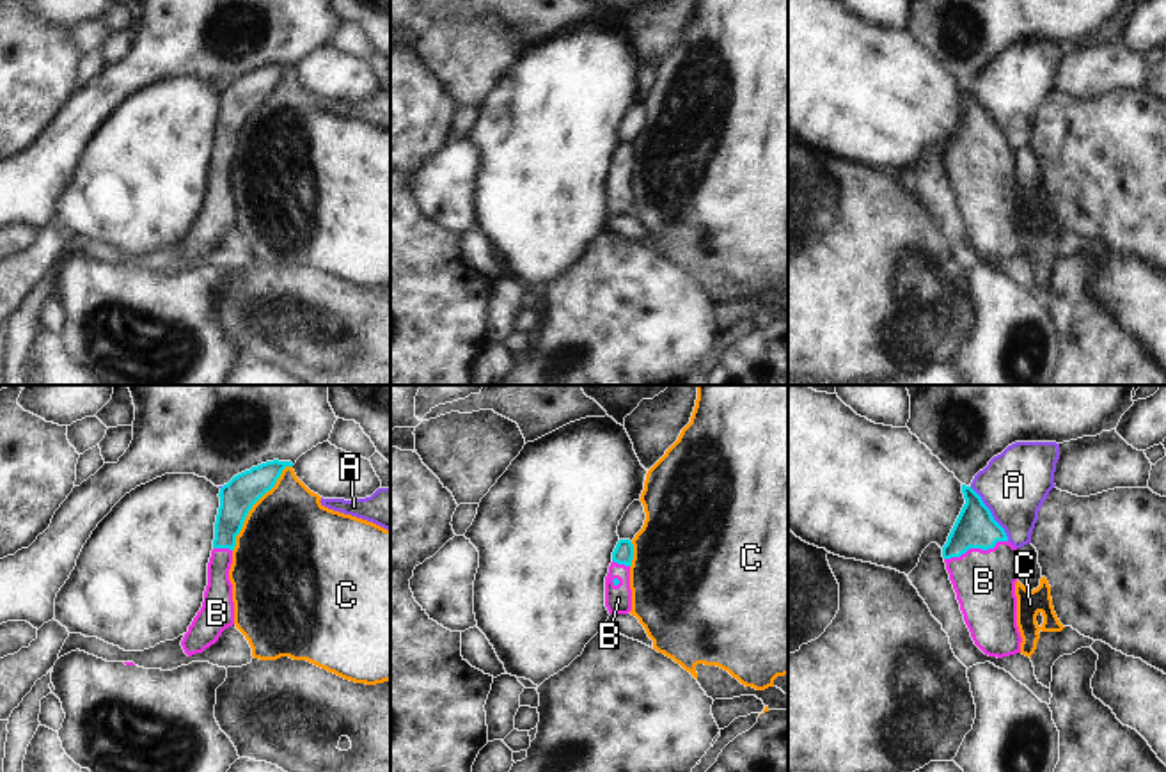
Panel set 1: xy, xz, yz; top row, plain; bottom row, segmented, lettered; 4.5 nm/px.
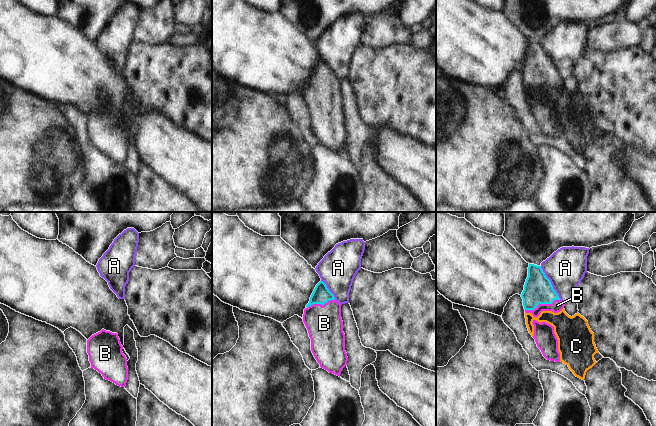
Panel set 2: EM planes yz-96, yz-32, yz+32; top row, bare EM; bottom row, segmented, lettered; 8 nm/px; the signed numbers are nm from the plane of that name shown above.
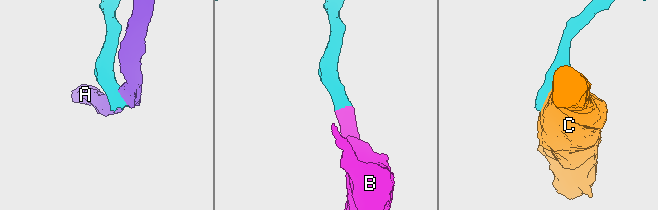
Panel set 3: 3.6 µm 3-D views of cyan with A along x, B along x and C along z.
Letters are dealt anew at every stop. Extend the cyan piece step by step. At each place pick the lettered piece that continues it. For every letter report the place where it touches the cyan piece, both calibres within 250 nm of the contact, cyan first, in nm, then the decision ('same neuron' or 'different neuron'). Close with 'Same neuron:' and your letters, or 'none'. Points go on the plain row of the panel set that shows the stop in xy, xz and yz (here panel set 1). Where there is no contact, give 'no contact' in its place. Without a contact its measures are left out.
A: yz (991, 116) | 190/300 nm | different neuron
B: yz (975, 149) | 190/280 nm | same neuron
C: xy (252, 107) | 160/460 nm | different neuron
Same neuron: B

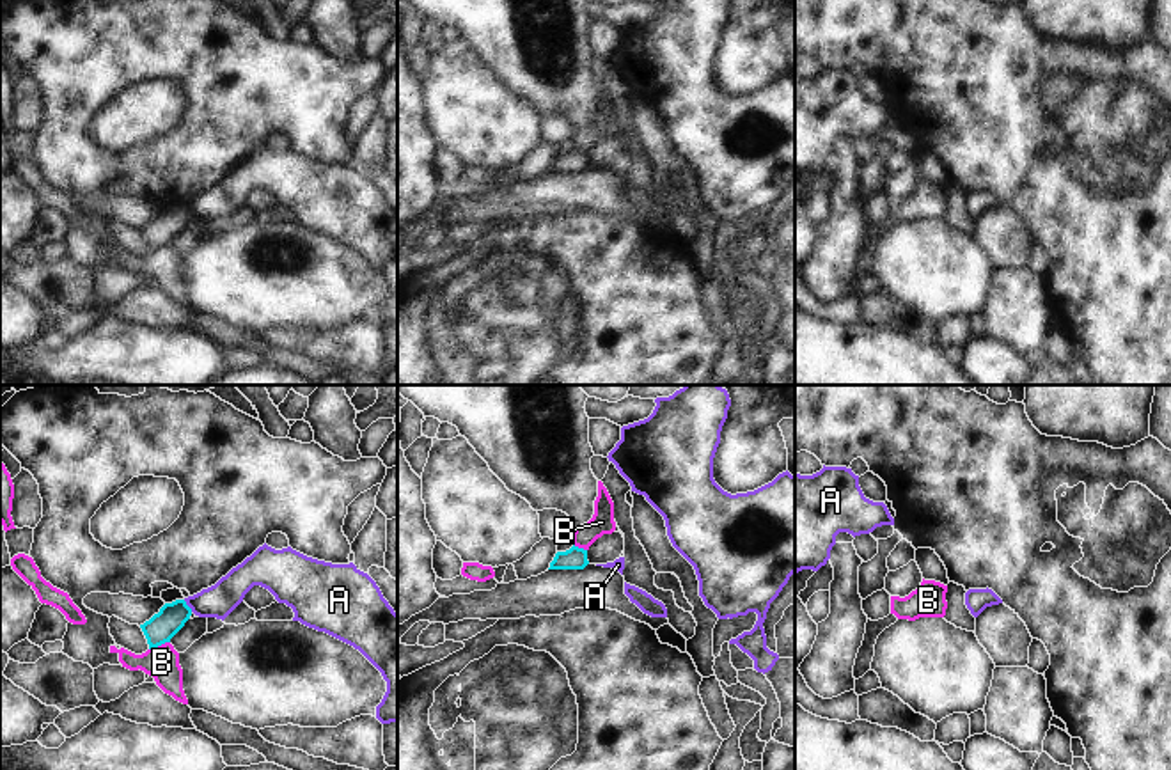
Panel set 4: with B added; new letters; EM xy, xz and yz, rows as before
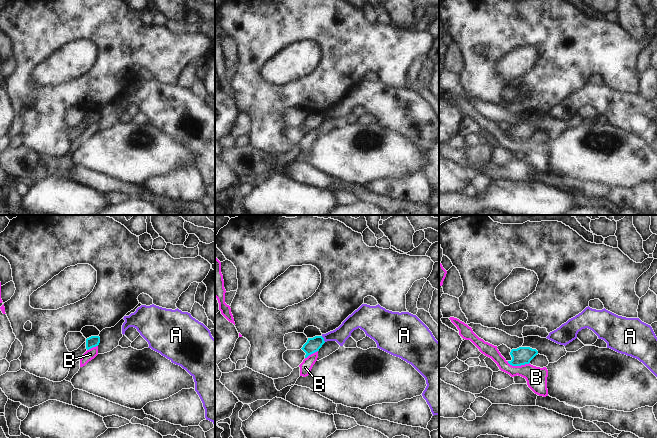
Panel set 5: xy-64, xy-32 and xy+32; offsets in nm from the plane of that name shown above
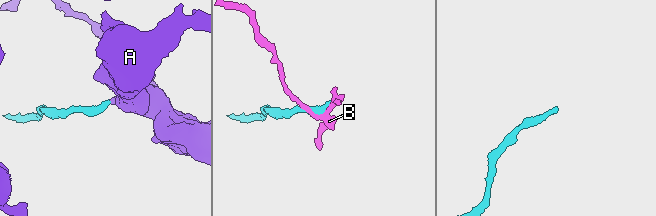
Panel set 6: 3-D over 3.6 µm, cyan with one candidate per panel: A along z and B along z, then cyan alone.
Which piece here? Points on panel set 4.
A: xy (187, 208) | 140/150 nm | different neuron
B: xy (158, 247) | 140/150 nm | different neuron
Same neuron: none

